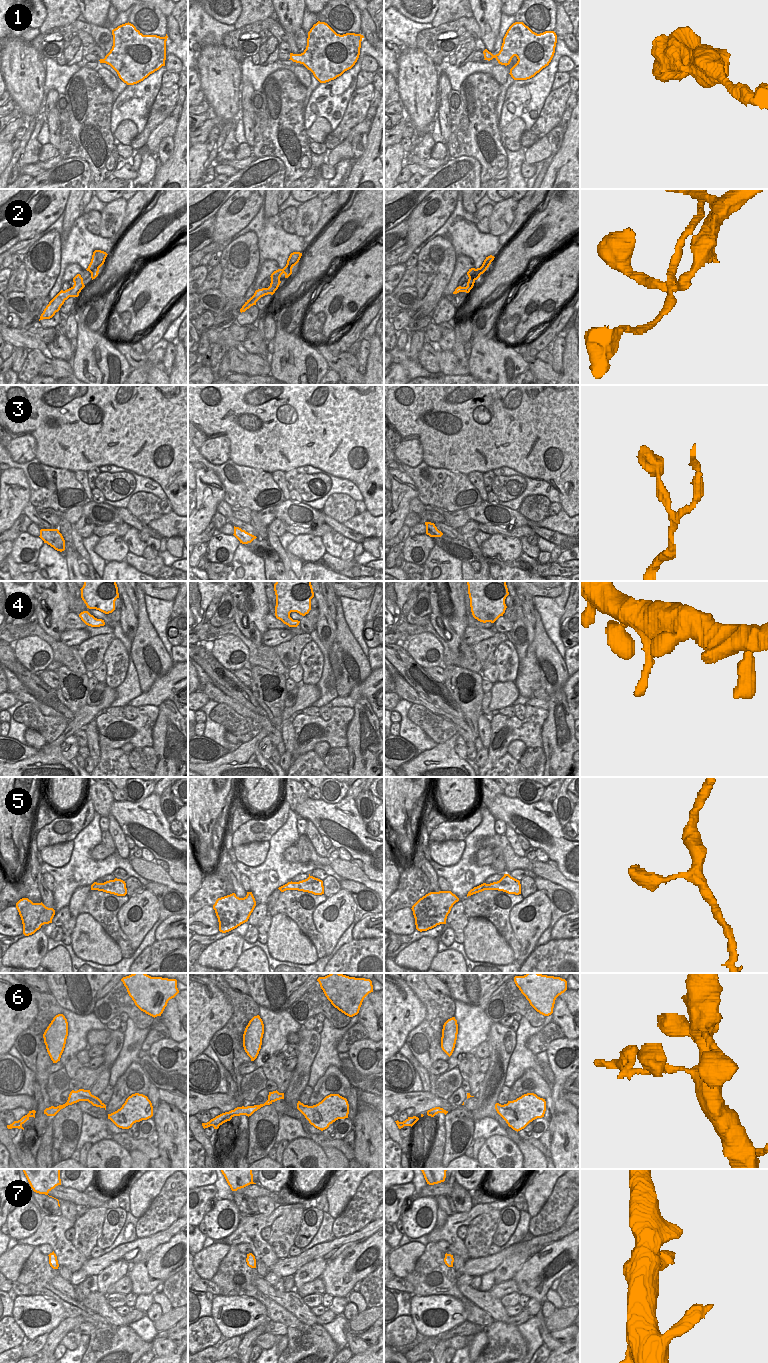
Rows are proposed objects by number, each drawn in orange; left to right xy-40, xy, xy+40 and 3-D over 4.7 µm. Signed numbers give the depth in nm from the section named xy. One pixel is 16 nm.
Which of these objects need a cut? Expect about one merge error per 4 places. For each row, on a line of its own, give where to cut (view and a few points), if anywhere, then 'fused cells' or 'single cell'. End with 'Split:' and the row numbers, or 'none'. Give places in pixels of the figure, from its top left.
1: cut none; single cell
2: cut xy+40 (474, 269), (474, 277), (476, 279); fused cells
3: cut none; single cell
4: cut none; single cell
5: cut none; single cell
6: cut none; single cell
7: cut none; single cell
Split: 2

